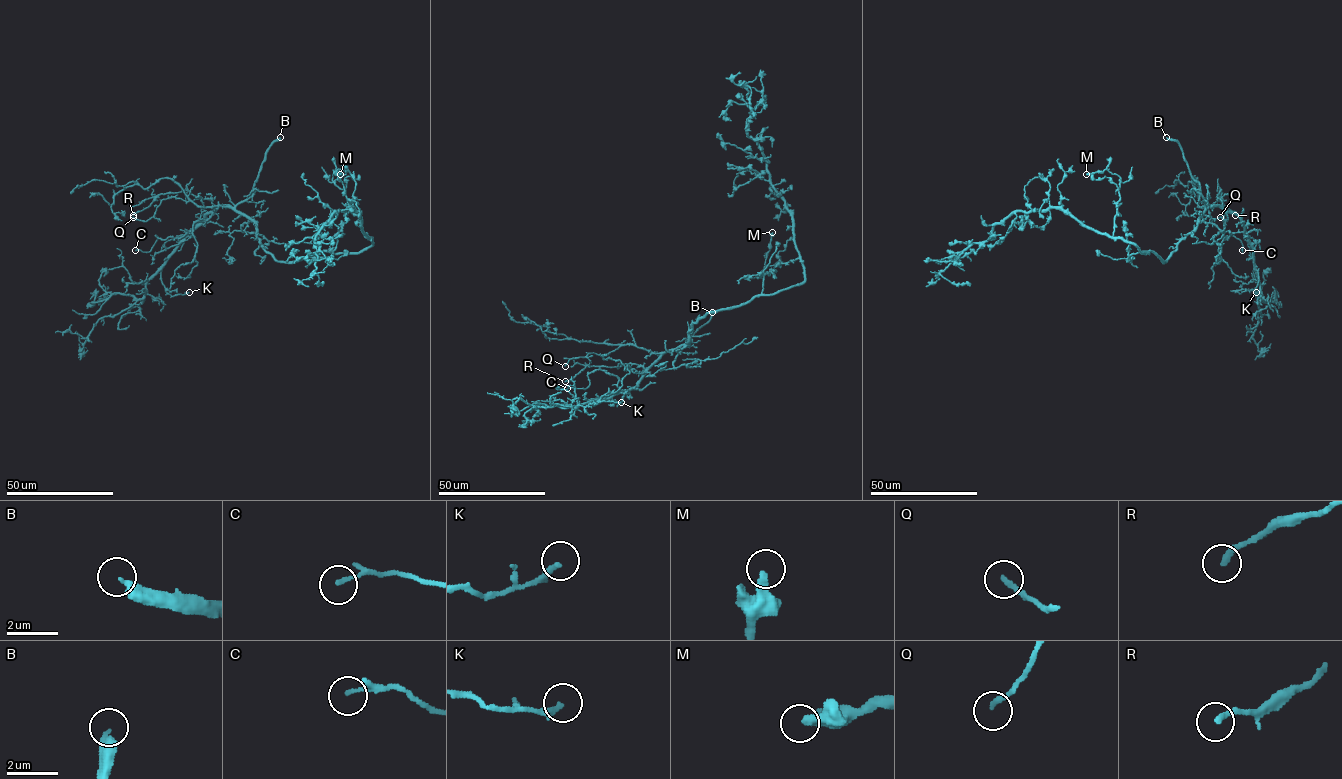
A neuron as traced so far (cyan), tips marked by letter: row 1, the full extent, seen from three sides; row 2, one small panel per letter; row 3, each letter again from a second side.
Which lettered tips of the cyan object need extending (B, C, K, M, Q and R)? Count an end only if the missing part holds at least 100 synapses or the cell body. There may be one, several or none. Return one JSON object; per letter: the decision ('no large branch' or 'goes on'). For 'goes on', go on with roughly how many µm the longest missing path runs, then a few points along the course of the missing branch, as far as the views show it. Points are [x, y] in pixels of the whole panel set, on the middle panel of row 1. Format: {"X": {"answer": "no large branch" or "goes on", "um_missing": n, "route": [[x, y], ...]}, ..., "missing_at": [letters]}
{"B": {"answer": "goes on", "um_missing": 8}, "C": {"answer": "no large branch"}, "K": {"answer": "no large branch"}, "M": {"answer": "no large branch"}, "Q": {"answer": "no large branch"}, "R": {"answer": "no large branch"}, "missing_at": ["B"]}

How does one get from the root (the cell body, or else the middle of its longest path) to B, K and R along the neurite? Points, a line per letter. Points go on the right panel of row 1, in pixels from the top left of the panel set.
B: (1162, 259), (1164, 262), (1178, 243), (1196, 228), (1205, 209), (1199, 184), (1191, 174), (1181, 147), (1166, 137)
K: (1162, 259), (1164, 262), (1196, 228), (1208, 207), (1220, 206), (1241, 220), (1258, 273), (1256, 292)
R: (1162, 259), (1164, 262), (1196, 228), (1208, 207), (1222, 205), (1218, 198), (1220, 190), (1220, 200), (1235, 215)

